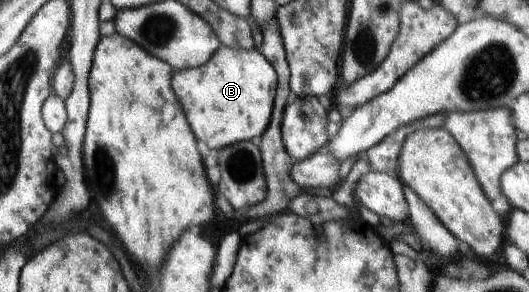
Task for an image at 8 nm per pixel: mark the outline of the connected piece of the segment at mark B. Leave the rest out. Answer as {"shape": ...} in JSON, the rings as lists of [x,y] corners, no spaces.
{"shape":[[[219,46],[214,55],[201,66],[175,71],[172,89],[179,100],[181,108],[192,127],[197,132],[197,140],[205,142],[213,151],[231,147],[232,144],[251,141],[263,136],[271,126],[277,77],[272,64],[257,49],[243,49]]]}

